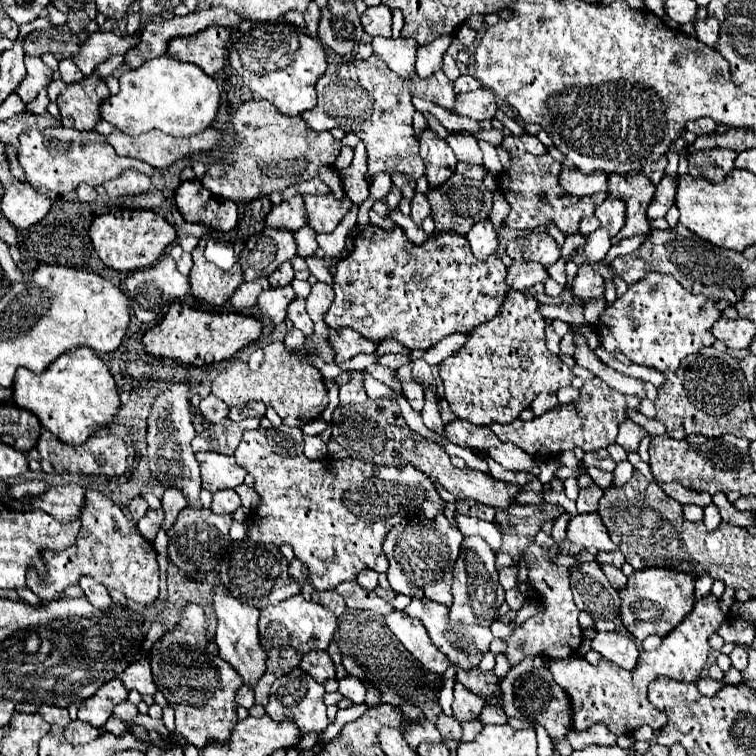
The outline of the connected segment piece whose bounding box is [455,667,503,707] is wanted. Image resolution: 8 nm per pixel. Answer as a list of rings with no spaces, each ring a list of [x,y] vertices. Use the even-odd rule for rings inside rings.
[[[471,667],[471,669],[457,669],[457,681],[463,683],[467,689],[471,689],[475,695],[483,697],[485,701],[491,695],[499,695],[499,707],[503,707],[503,695],[499,689],[499,679],[491,673],[491,671],[481,671],[479,667]]]

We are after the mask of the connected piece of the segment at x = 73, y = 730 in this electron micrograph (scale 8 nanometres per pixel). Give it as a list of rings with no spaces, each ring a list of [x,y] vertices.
[[[71,721],[67,727],[65,727],[65,739],[69,743],[89,743],[93,739],[97,739],[101,735],[101,729],[85,723],[85,721]]]

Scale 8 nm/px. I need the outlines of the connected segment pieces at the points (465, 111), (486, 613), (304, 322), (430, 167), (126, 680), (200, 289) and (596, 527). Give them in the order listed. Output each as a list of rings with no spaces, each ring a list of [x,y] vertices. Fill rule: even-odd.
[[[479,89],[473,93],[461,93],[461,95],[457,95],[455,107],[453,107],[453,113],[471,117],[475,121],[493,119],[495,111],[497,111],[495,97],[489,89]]]
[[[465,537],[461,543],[461,553],[455,561],[453,569],[453,605],[449,619],[461,621],[463,625],[489,625],[493,617],[499,613],[501,601],[505,601],[505,591],[497,581],[497,569],[495,569],[495,553],[493,549],[483,541],[483,537]]]
[[[297,297],[297,299],[289,305],[287,317],[289,317],[289,319],[293,321],[293,325],[295,325],[297,329],[301,329],[305,335],[309,335],[309,333],[313,331],[313,321],[311,321],[307,309],[305,309],[305,299],[303,299],[303,297]]]
[[[425,129],[419,135],[419,143],[421,143],[421,157],[425,161],[425,175],[429,179],[429,185],[441,185],[443,181],[447,181],[453,173],[455,173],[455,165],[457,165],[457,157],[451,151],[451,147],[447,145],[445,139],[437,137],[431,129]]]
[[[149,657],[143,659],[143,661],[133,661],[131,667],[127,667],[123,671],[121,679],[123,679],[123,685],[127,689],[135,689],[141,695],[155,695],[155,691],[157,691],[155,683],[153,683],[153,677],[151,677]]]
[[[203,235],[195,251],[191,253],[195,263],[189,275],[191,293],[195,299],[207,303],[209,307],[221,307],[231,299],[231,293],[243,283],[243,271],[239,263],[235,263],[229,271],[221,271],[217,265],[207,261],[203,255],[205,247],[201,245],[207,241],[209,241],[209,235]]]
[[[597,513],[575,515],[567,525],[567,539],[577,547],[593,547],[597,551],[615,551],[617,545],[609,539],[609,533]]]

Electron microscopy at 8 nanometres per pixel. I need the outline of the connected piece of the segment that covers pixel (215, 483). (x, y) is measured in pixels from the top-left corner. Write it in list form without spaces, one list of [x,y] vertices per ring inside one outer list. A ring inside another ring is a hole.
[[[195,453],[201,467],[203,489],[215,493],[219,489],[235,489],[243,483],[245,469],[235,463],[233,457],[221,453]]]

